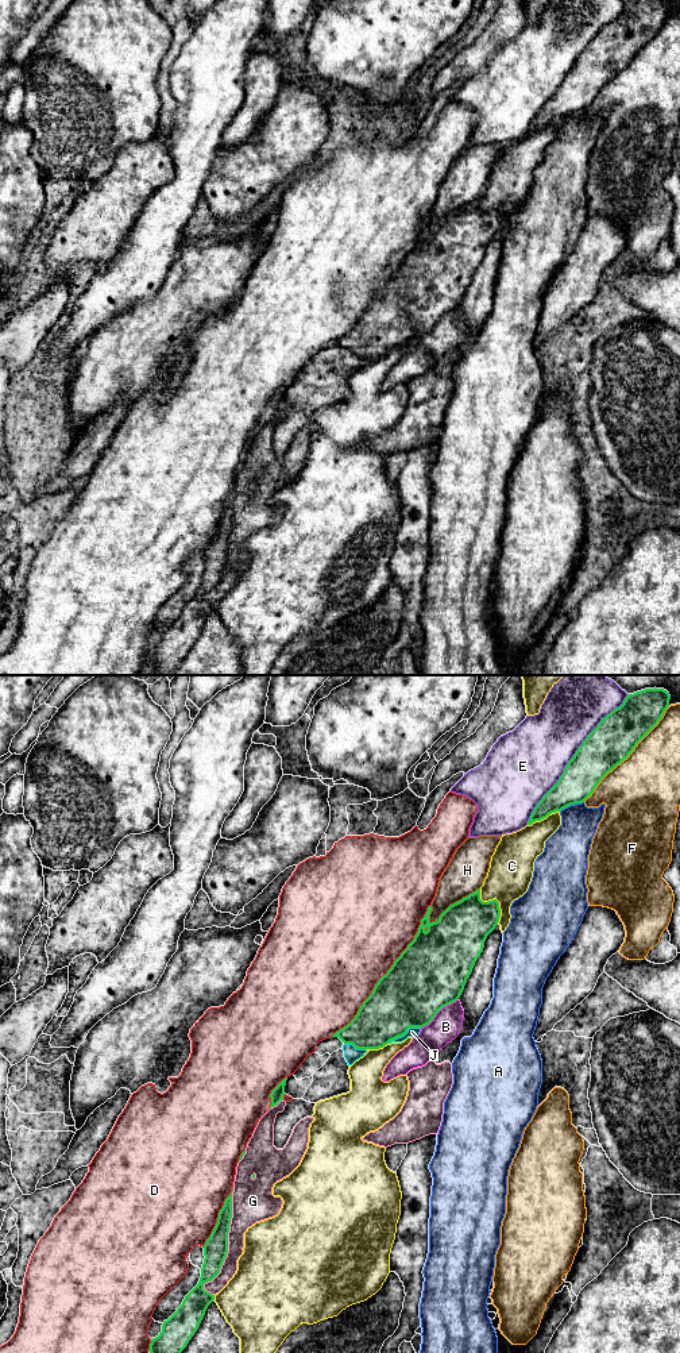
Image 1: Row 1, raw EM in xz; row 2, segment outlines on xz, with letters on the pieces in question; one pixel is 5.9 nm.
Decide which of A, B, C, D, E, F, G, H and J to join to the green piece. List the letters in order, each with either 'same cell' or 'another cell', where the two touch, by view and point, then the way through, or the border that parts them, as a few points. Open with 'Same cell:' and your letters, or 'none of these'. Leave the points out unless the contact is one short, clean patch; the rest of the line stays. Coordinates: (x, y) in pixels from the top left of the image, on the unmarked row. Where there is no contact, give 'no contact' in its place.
Same cell: none of these
A: another cell; meets green in xz at (571, 112)
B: another cell; meets green in xz at (437, 320); border along xz (458, 307), (445, 313), (428, 332), (420, 336)
C: another cell; meets green in xz at (495, 208)
D: another cell; meets green in xz at (387, 281)
E: another cell; meets green in xz at (572, 66)
F: another cell; meets green in xz at (629, 62)
G: another cell; meets green in xz at (227, 552)
H: another cell; meets green in xz at (454, 212)
J: another cell; meets green in xz at (404, 343)

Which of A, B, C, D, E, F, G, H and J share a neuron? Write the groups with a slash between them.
A / B J / C / D / E / F / G / H

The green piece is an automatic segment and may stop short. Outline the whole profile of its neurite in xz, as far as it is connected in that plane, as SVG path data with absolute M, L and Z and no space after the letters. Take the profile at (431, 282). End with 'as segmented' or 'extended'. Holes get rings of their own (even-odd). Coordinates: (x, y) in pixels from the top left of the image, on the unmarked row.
M480 197L451 213L436 231L429 231L432 215L421 228L414 248L375 293L355 327L332 346L358 358L379 358L402 346L410 336L429 334L445 315L456 311L470 286L487 244L499 231L497 208L483 211Z; as segmented

